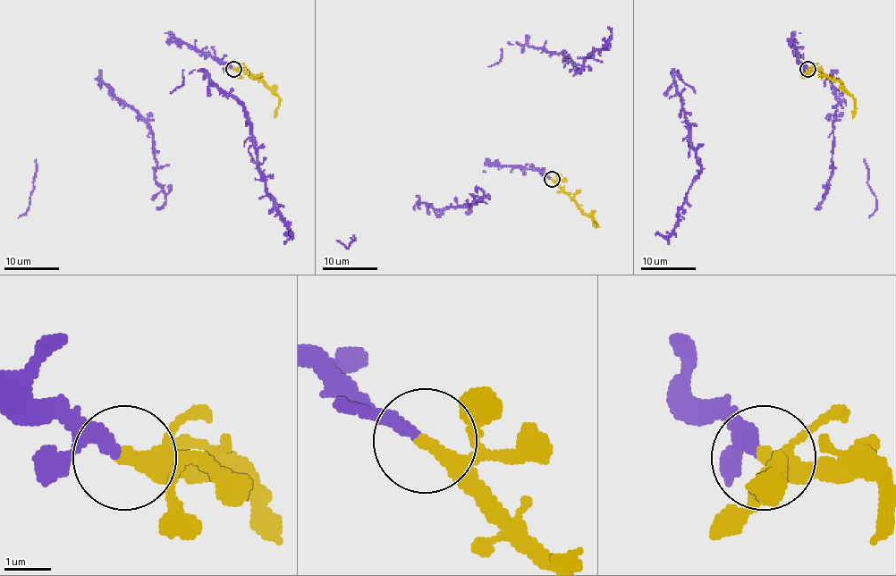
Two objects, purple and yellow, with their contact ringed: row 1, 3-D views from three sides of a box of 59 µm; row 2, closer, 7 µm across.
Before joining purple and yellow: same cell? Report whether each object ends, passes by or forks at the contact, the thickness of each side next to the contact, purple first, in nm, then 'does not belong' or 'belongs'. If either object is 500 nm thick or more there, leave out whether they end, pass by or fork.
purple ends | yellow forks | 300/220 nm | belongs

